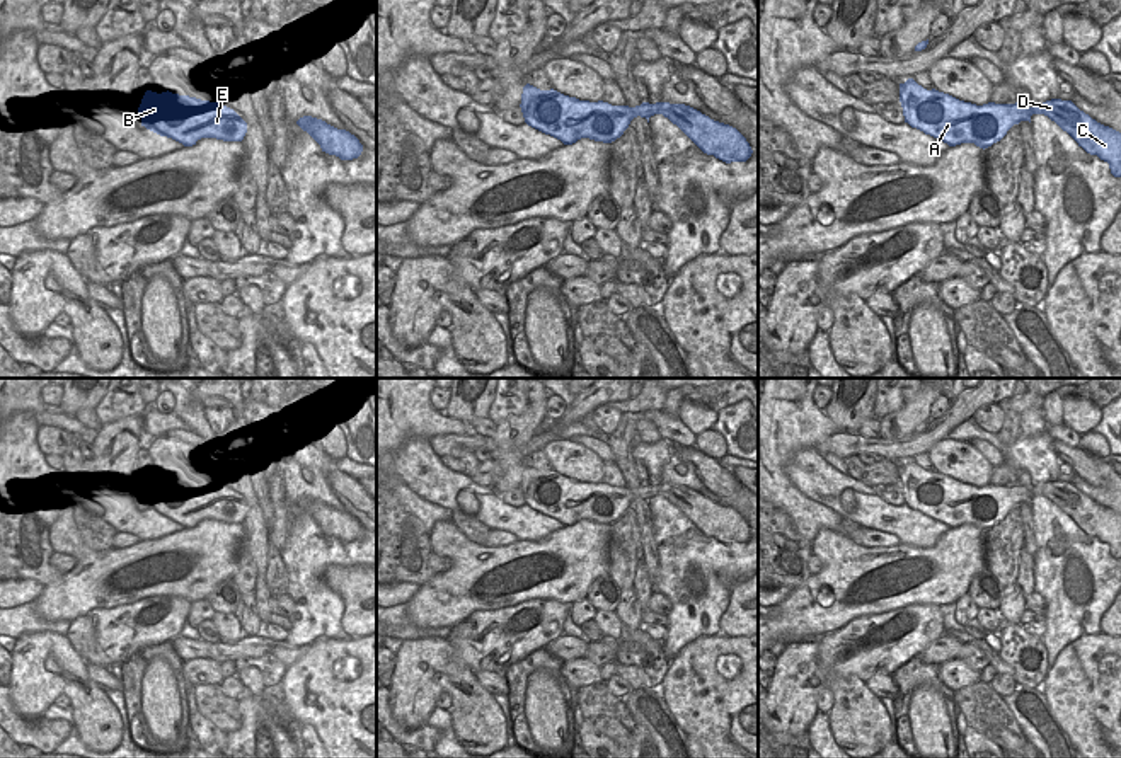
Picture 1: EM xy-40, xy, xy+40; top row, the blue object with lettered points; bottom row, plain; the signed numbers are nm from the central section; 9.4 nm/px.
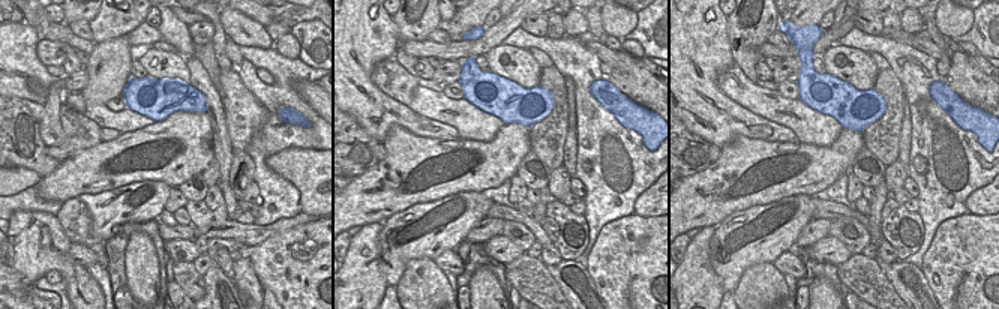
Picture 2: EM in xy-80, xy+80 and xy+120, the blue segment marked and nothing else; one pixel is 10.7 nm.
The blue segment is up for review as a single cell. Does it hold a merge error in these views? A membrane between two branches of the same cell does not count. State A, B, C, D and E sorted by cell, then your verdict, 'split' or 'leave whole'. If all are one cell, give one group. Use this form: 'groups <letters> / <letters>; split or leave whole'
groups A B C D E; leave whole

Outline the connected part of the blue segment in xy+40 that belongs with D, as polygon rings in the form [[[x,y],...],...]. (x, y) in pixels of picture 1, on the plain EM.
[[[908,460],[900,465],[900,484],[905,504],[911,509],[949,528],[974,525],[983,531],[1000,523],[1014,506],[1031,504],[1032,496],[1044,496],[1087,535],[1107,543],[1114,559],[1121,559],[1121,514],[1097,504],[1072,482],[1051,480],[1032,489],[1019,484],[976,487],[935,470],[927,472]]]

